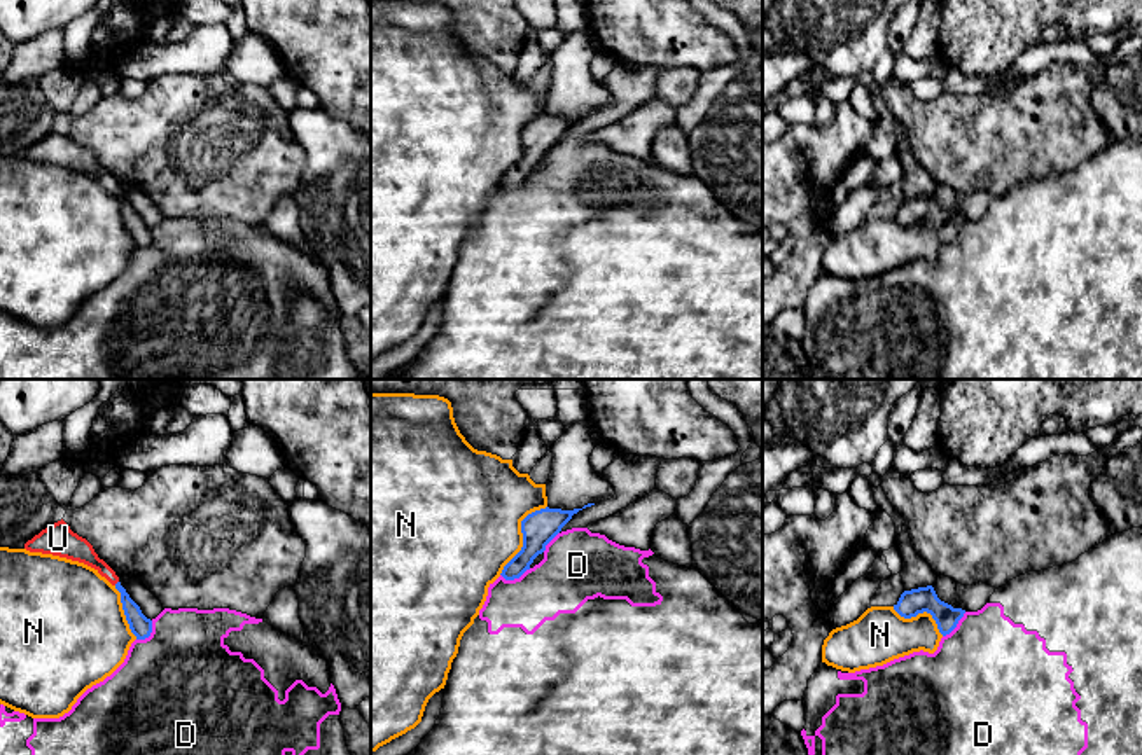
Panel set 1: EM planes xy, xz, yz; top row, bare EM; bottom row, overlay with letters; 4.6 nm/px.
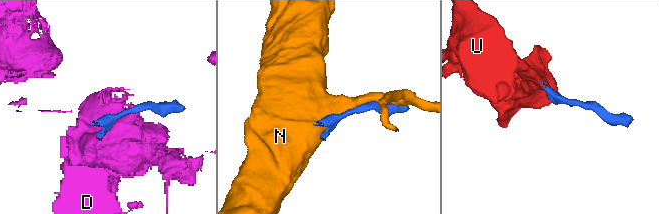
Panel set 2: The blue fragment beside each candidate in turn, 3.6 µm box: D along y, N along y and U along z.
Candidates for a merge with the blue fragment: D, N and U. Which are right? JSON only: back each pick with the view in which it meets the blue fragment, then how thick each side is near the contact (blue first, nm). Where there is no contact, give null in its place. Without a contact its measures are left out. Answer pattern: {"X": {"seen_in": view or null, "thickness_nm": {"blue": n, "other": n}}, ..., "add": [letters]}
{"U": {"seen_in": null}, "add": ["U"]}

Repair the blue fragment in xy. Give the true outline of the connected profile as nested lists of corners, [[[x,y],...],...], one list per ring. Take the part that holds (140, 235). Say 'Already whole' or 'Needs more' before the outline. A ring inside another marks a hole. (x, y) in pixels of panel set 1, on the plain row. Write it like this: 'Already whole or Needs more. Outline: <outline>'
Needs more. Outline: [[[63,128],[47,135],[31,149],[28,149],[24,152],[24,157],[30,161],[66,166],[94,177],[121,201],[122,218],[129,238],[136,245],[136,248],[145,248],[150,245],[152,229],[142,222],[140,215],[129,206],[126,197],[121,194],[115,180],[103,168],[98,166],[93,154],[86,147],[73,142]]]

